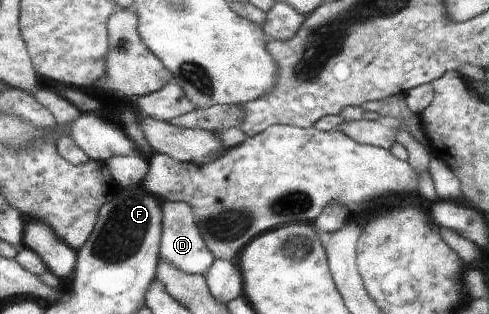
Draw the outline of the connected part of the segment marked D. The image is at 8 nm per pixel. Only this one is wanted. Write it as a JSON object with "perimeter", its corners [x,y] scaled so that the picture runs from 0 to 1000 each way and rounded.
{"perimeter":[[[331,640],[333,666],[333,745],[331,787],[325,803],[327,828],[342,831],[364,860],[391,876],[417,876],[421,863],[438,847],[440,806],[423,787],[407,736],[405,710],[399,701],[397,666],[376,640],[352,643]]]}

